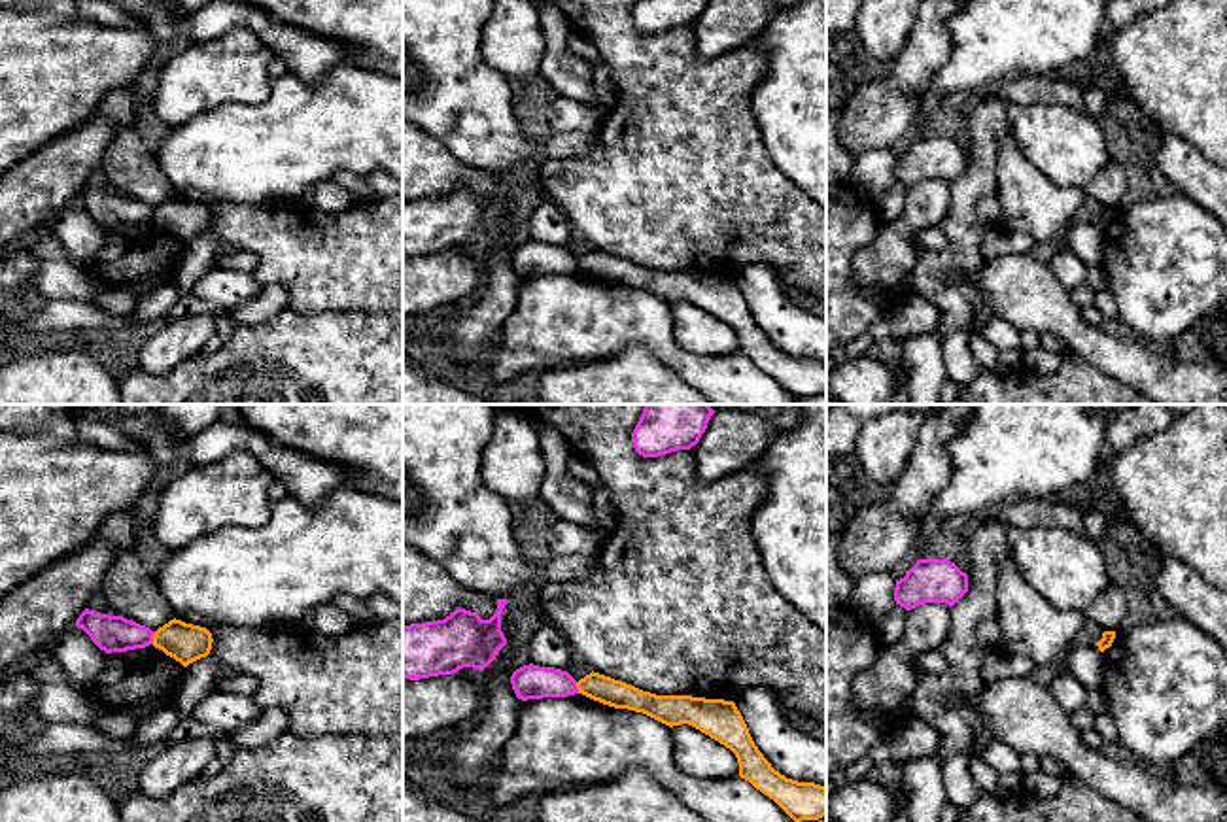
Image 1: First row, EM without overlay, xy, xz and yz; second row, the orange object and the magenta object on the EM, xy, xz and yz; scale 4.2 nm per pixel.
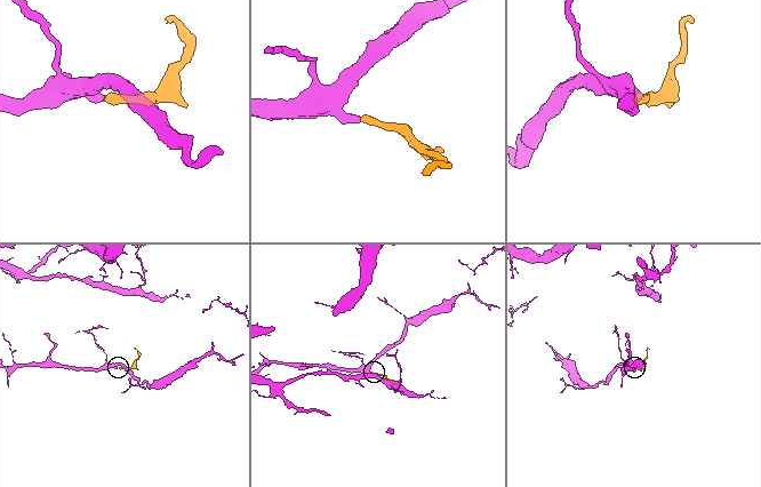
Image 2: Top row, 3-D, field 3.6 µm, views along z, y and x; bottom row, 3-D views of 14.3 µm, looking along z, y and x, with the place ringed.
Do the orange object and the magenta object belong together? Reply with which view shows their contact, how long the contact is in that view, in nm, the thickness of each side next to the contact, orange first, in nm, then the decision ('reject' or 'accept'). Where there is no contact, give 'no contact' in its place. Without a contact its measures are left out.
contact in xy; length 60 nm; calibres 170 and 160 nm; reject

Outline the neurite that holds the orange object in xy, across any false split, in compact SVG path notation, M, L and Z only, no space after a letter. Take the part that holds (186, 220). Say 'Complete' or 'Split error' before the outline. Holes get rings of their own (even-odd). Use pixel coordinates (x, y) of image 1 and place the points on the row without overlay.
Complete. M174 195L155 208L151 221L187 244L206 234L212 227L212 219L212 210L206 204Z

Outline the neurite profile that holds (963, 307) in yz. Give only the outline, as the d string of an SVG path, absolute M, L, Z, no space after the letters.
M991 91L970 102L968 168L951 183L951 204L938 225L947 244L926 249L911 274L909 287L942 312L942 336L959 331L981 334L993 317L983 293L966 282L955 282L953 274L974 276L983 265L983 227L976 204L996 193L998 146L1013 134L1006 108Z

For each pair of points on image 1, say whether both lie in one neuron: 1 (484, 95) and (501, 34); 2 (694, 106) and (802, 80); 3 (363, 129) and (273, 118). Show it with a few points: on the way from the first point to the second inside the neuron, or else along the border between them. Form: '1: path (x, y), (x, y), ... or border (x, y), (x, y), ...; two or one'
1: border (484, 23), (483, 59), (509, 80); two
2: border (764, 48), (766, 70), (753, 93), (760, 135); two
3: path (341, 127), (295, 127); one

